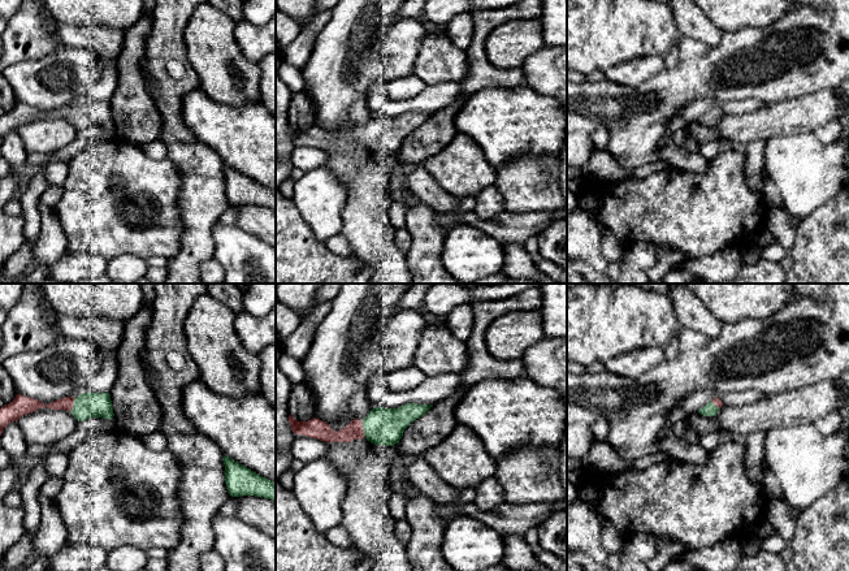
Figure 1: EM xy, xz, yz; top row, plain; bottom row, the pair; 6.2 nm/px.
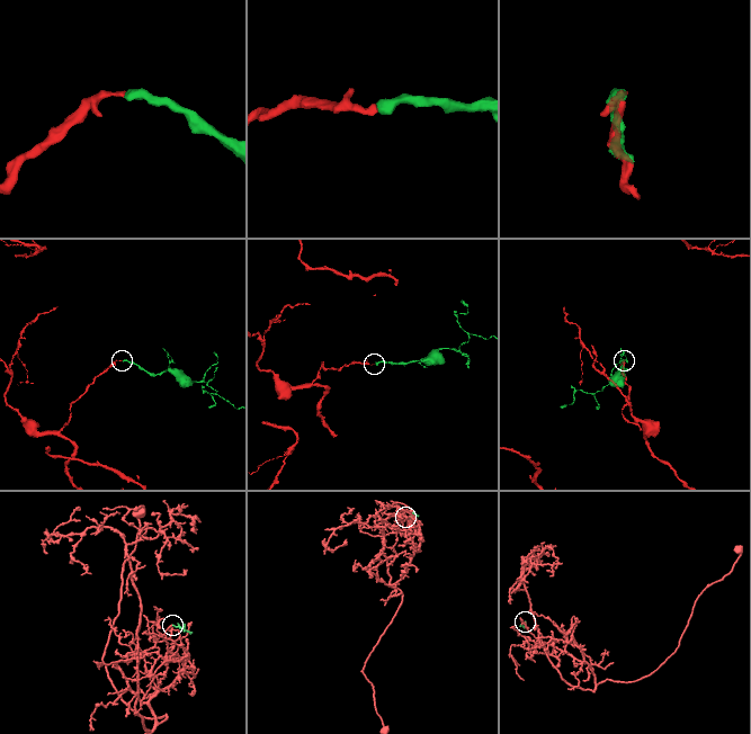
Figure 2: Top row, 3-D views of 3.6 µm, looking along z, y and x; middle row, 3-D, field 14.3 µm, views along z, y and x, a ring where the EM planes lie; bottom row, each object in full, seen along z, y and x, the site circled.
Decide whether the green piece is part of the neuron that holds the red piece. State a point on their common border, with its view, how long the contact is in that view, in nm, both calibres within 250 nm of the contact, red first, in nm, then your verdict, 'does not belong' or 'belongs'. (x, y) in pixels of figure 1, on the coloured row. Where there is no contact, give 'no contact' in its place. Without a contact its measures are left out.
meets red in xz at (363, 429); contact 100 nm long; 110 nm thick on the red side, 220 nm on the other; belongs

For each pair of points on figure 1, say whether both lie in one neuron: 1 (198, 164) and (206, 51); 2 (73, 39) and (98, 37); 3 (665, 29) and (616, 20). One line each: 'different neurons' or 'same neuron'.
1: different neurons
2: same neuron
3: same neuron

